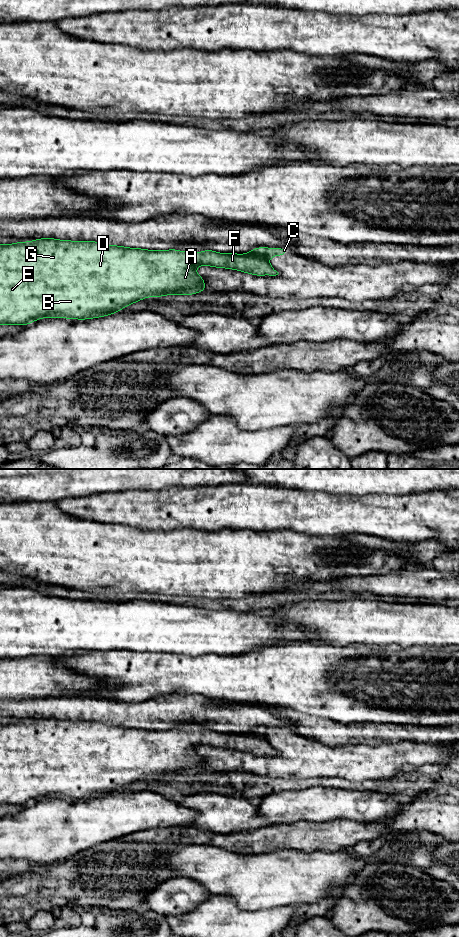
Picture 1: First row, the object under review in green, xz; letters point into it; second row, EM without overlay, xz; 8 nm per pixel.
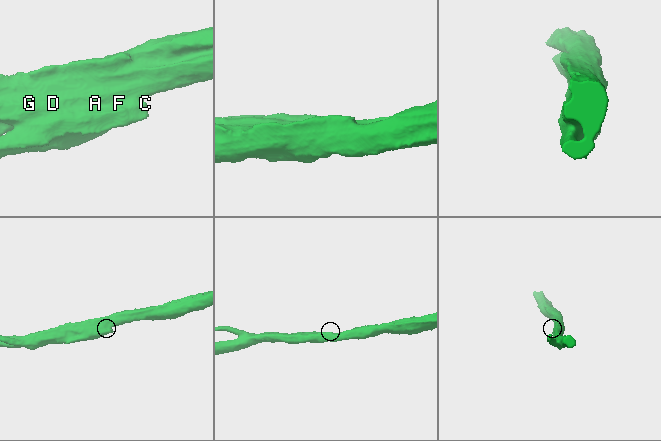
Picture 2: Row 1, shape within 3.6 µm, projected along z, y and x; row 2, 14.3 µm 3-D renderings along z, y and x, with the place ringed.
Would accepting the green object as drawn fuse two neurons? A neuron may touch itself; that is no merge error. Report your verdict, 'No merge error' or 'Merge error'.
Merge error

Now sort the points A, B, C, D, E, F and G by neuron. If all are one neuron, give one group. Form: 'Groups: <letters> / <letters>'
Groups: A B D E F G / C

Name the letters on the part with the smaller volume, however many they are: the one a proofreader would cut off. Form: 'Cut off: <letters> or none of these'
Cut off: C

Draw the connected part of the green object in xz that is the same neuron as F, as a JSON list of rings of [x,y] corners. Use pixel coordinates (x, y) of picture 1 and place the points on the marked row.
[[[41,238],[34,239],[29,242],[17,242],[13,244],[0,244],[0,325],[23,325],[37,321],[41,318],[66,318],[66,319],[93,319],[108,316],[116,312],[121,312],[123,307],[132,305],[142,299],[148,297],[161,297],[167,295],[178,295],[185,289],[192,289],[203,286],[205,283],[204,278],[199,276],[196,272],[196,266],[210,266],[216,268],[225,268],[241,271],[244,273],[256,275],[256,276],[276,276],[279,273],[271,266],[268,260],[247,254],[237,253],[219,253],[213,250],[205,249],[203,252],[185,252],[176,249],[169,250],[148,250],[141,248],[129,248],[117,245],[106,245],[96,241],[71,241],[71,240],[59,240],[55,238]]]

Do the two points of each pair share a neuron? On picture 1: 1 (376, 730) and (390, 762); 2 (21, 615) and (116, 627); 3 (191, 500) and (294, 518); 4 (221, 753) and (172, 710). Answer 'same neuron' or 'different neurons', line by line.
1: different neurons
2: same neuron
3: same neuron
4: different neurons

